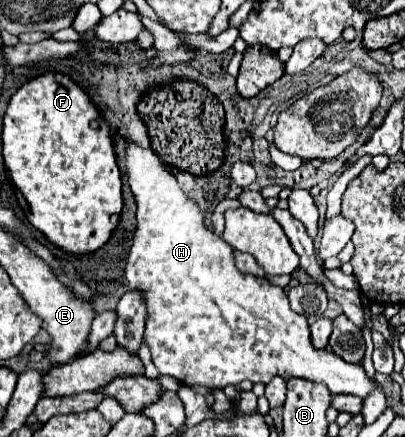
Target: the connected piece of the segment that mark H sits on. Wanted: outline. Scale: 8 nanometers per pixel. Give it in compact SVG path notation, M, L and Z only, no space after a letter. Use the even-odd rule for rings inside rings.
M130 144L128 150L126 150L126 172L128 172L128 182L130 182L130 188L132 188L132 194L136 198L136 204L138 204L138 210L136 210L136 218L138 218L138 228L134 232L134 244L130 248L130 256L128 256L128 262L126 262L126 268L124 268L124 278L128 282L128 286L132 290L144 290L146 292L146 304L148 304L148 318L146 318L146 332L144 332L144 340L148 342L150 346L150 352L152 352L152 362L154 366L158 368L160 374L168 374L168 376L174 376L180 384L184 386L192 386L192 384L200 384L200 386L208 386L208 388L226 388L228 384L234 384L238 386L244 378L250 380L250 382L264 382L268 384L276 374L282 376L282 378L292 378L292 376L298 376L298 378L306 378L306 380L312 380L312 382L320 382L320 384L326 384L328 390L332 394L354 394L354 396L360 396L360 398L366 398L370 392L374 390L382 390L382 384L378 384L376 380L372 380L366 370L362 368L362 364L348 364L346 360L342 360L338 354L330 352L330 350L316 350L312 346L312 340L310 340L310 332L308 332L308 322L302 314L296 314L290 304L288 304L288 298L286 298L286 292L284 288L280 286L274 286L270 284L266 278L256 278L252 274L242 274L236 266L234 266L234 256L232 256L232 248L220 238L216 236L214 232L210 232L206 226L204 226L204 216L200 212L200 208L184 194L184 190L178 186L178 182L168 174L168 168L166 164L152 152L152 150L146 150L138 144Z

